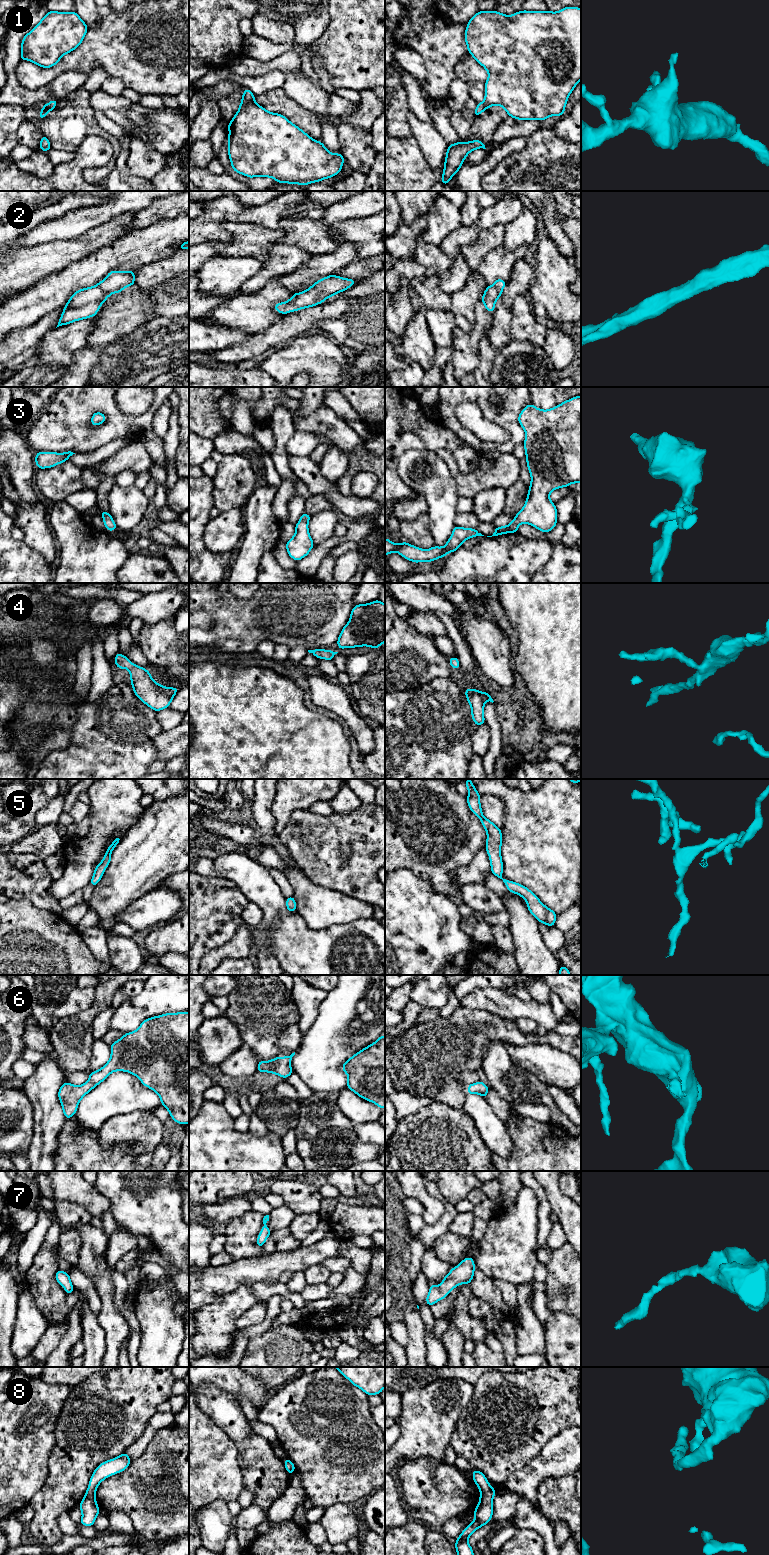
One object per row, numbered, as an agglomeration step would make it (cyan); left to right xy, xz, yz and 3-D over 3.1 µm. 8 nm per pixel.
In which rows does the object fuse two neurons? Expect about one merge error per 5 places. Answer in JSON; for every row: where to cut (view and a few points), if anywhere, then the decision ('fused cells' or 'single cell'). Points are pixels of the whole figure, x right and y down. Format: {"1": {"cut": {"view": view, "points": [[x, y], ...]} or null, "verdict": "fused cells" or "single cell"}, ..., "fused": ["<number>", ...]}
{"1": {"cut": null, "verdict": "single cell"}, "2": {"cut": null, "verdict": "single cell"}, "3": {"cut": null, "verdict": "single cell"}, "4": {"cut": null, "verdict": "single cell"}, "5": {"cut": null, "verdict": "single cell"}, "6": {"cut": null, "verdict": "single cell"}, "7": {"cut": null, "verdict": "single cell"}, "8": {"cut": null, "verdict": "single cell"}, "fused": []}

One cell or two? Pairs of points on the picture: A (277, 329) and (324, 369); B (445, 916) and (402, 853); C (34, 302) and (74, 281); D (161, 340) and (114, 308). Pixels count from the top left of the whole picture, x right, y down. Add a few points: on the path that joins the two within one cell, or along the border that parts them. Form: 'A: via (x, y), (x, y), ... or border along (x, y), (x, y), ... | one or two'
A: border along (300, 334), (289, 340) | two
B: border along (395, 870), (410, 869), (425, 880), (435, 891) | two
C: via (44, 297), (64, 284) | one
D: border along (155, 317), (119, 336) | two

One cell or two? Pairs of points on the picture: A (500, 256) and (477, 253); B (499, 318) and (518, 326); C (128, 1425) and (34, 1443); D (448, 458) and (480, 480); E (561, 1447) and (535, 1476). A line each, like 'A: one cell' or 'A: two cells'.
A: two cells
B: two cells
C: two cells
D: one cell
E: one cell

